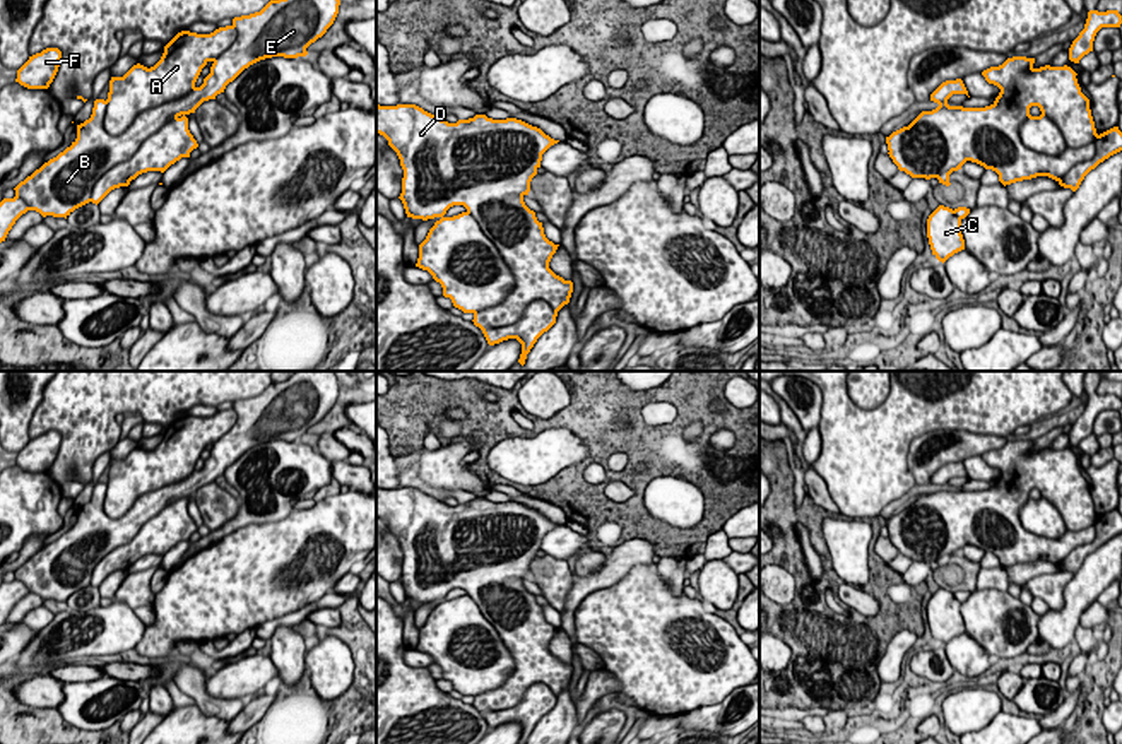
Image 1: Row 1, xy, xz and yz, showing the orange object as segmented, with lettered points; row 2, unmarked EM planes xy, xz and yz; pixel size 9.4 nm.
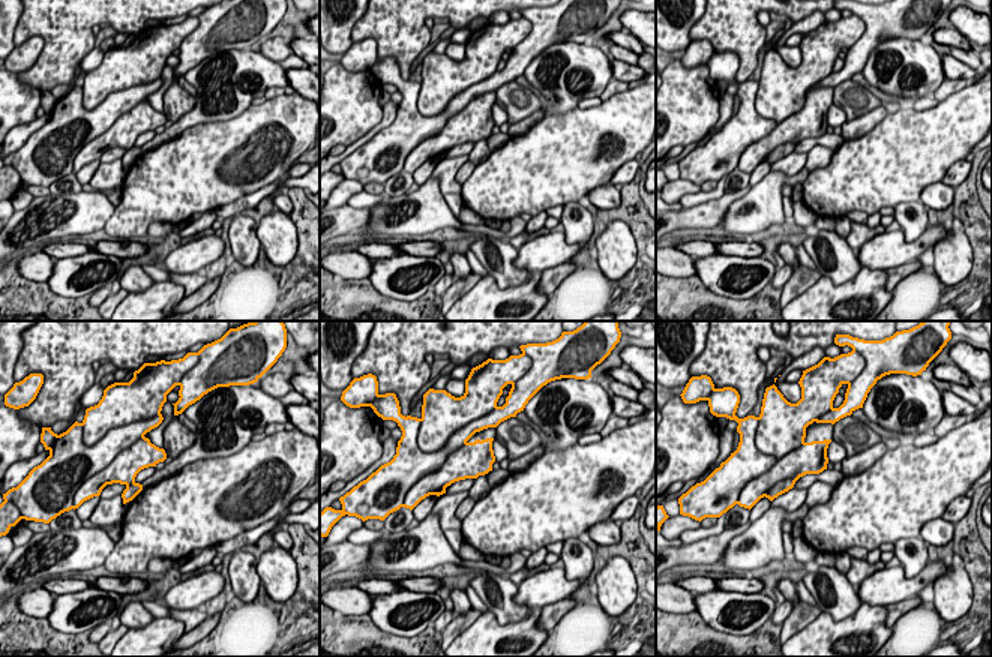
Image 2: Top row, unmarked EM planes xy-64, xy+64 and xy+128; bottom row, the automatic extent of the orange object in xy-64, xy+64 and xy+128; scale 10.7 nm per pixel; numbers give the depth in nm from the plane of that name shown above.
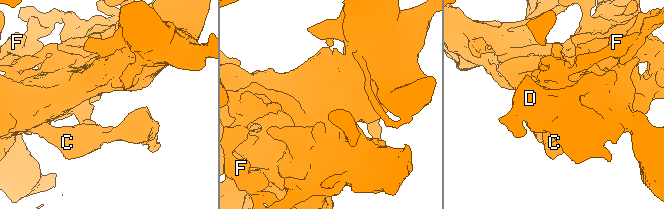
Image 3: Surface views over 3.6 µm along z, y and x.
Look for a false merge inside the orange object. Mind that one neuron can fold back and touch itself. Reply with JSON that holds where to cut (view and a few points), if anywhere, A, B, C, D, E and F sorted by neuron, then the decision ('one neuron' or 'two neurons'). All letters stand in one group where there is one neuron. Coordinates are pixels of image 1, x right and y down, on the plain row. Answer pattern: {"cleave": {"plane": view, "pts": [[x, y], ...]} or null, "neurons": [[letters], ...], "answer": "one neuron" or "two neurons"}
{"cleave": {"plane": "xy", "pts": [[194, 469], [146, 491], [118, 517], [103, 510]]}, "neurons": [["A", "C", "D", "F"], ["B", "E"]], "answer": "two neurons"}

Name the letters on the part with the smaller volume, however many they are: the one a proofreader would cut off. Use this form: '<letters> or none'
B, E

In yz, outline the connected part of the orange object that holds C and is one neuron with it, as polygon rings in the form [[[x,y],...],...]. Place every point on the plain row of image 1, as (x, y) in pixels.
[[[939,588],[927,602],[927,621],[932,638],[946,645],[954,636],[965,633],[961,602],[953,592]]]

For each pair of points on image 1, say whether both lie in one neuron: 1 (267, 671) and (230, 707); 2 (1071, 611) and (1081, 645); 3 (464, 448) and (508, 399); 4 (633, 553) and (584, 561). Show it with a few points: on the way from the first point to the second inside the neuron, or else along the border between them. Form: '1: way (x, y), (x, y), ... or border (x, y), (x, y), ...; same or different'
1: border (204, 683), (204, 688), (214, 696), (245, 700); different
2: border (1078, 625), (1071, 647); different
3: border (464, 433), (469, 435); different
4: border (606, 556), (589, 575), (575, 573); different

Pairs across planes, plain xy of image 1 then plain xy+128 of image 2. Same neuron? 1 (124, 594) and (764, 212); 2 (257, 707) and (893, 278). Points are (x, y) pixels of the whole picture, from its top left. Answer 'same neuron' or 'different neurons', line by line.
1: different neurons
2: same neuron

